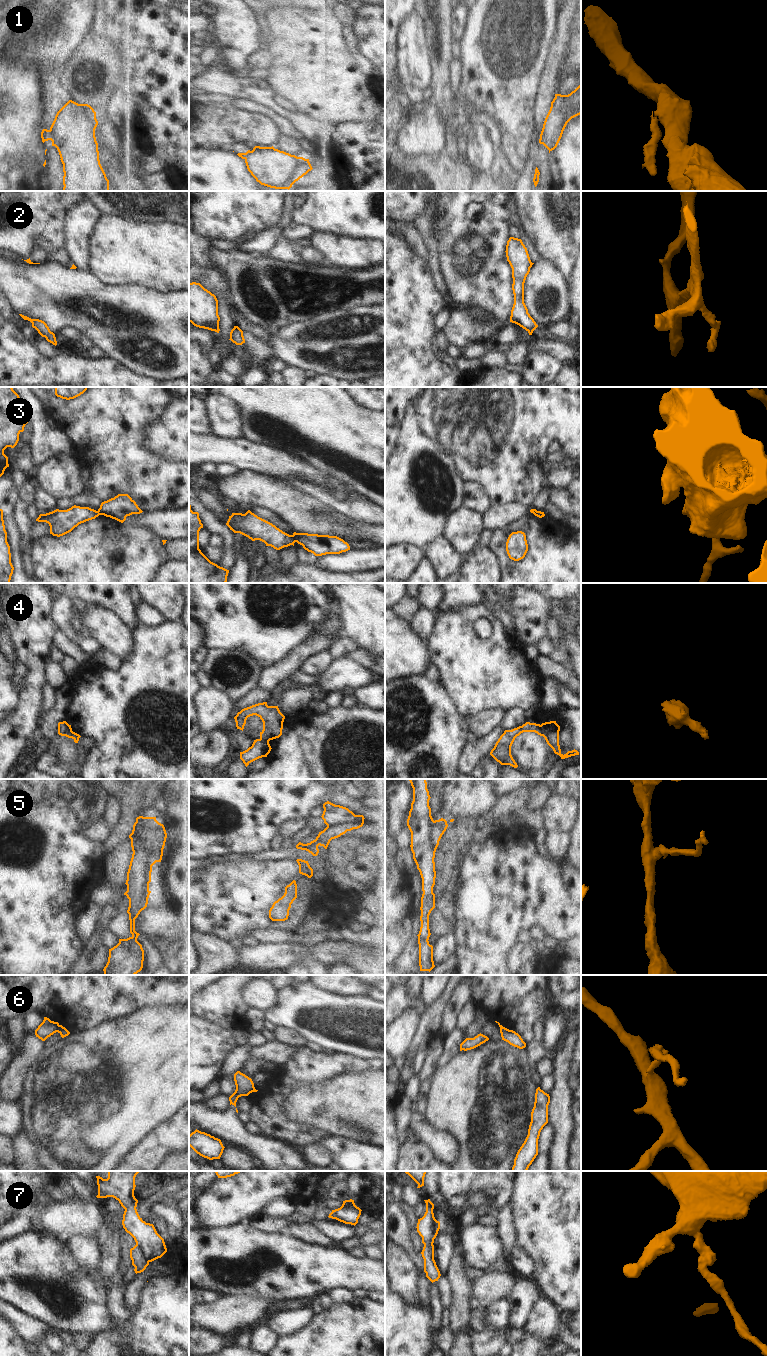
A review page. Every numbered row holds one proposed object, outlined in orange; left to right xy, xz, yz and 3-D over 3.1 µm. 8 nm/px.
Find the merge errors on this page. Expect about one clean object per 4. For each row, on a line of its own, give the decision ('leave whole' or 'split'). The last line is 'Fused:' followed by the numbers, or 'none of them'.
1: split
2: leave whole
3: split
4: split
5: split
6: split
7: split
Fused: 1, 3, 4, 5, 6, 7

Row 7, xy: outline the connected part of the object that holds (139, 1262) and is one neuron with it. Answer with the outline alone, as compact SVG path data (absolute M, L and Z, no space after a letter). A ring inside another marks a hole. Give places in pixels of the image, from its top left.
M136 1244L130 1249L130 1258L132 1260L132 1265L135 1267L135 1273L143 1272L149 1265L149 1262L145 1259L141 1248Z

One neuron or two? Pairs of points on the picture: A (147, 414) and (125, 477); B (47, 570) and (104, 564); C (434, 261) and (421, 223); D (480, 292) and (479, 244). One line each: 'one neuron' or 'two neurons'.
A: one neuron
B: one neuron
C: one neuron
D: one neuron

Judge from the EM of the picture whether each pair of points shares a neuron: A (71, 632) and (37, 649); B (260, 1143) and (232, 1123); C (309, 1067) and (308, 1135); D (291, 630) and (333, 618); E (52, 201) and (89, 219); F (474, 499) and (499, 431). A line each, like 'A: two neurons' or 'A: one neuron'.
A: two neurons
B: one neuron
C: one neuron
D: two neurons
E: two neurons
F: two neurons

